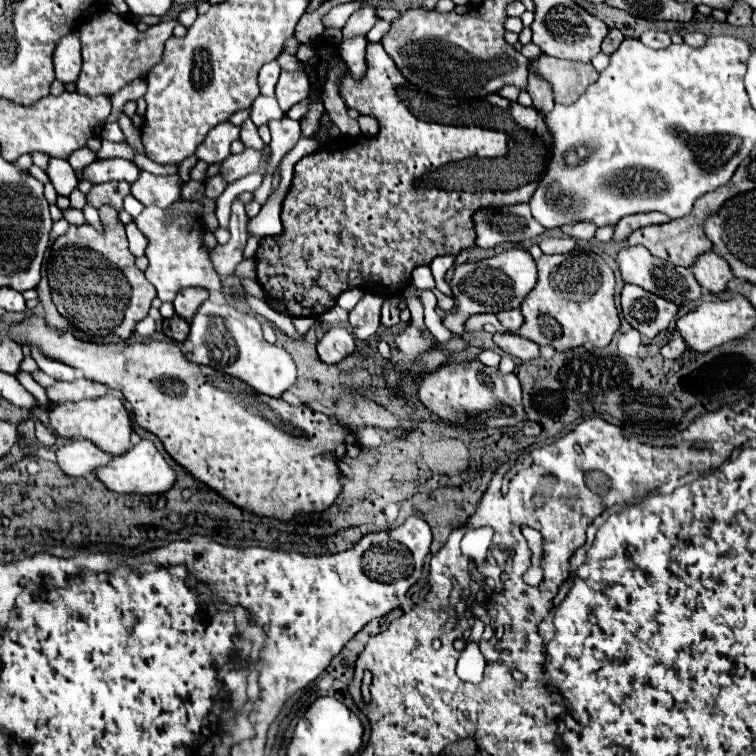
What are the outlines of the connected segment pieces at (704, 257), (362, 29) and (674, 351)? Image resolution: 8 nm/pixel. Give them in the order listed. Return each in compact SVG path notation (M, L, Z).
M707 252L707 254L701 254L697 258L697 262L693 264L691 272L695 274L697 282L713 292L713 294L719 294L723 290L727 290L727 284L729 280L733 280L733 272L727 264L727 260L723 260L721 256L717 256L715 252Z
M361 8L357 10L347 24L343 26L343 38L355 38L355 36L367 36L367 32L373 28L373 24L377 22L377 14L375 8Z
M673 338L673 340L669 340L669 342L661 348L661 356L665 356L665 358L679 358L685 350L687 350L685 342L683 342L681 338Z

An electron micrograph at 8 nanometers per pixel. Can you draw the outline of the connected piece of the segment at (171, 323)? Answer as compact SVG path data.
M179 316L163 320L163 334L173 338L175 342L185 342L189 336L189 322Z

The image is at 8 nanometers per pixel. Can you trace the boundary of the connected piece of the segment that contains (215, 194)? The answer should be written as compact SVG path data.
M213 176L211 180L207 180L205 182L205 188L207 188L207 198L211 198L211 200L217 200L221 194L223 194L223 190L225 190L225 186L227 186L227 182L221 178L221 176Z

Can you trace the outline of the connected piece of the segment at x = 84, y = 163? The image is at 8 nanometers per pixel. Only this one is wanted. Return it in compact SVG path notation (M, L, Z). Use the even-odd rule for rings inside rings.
M81 148L81 150L77 150L77 152L73 152L71 156L69 156L69 164L73 166L73 170L75 172L81 172L83 168L87 168L91 162L95 162L97 160L97 154L95 152L91 152L89 148Z

